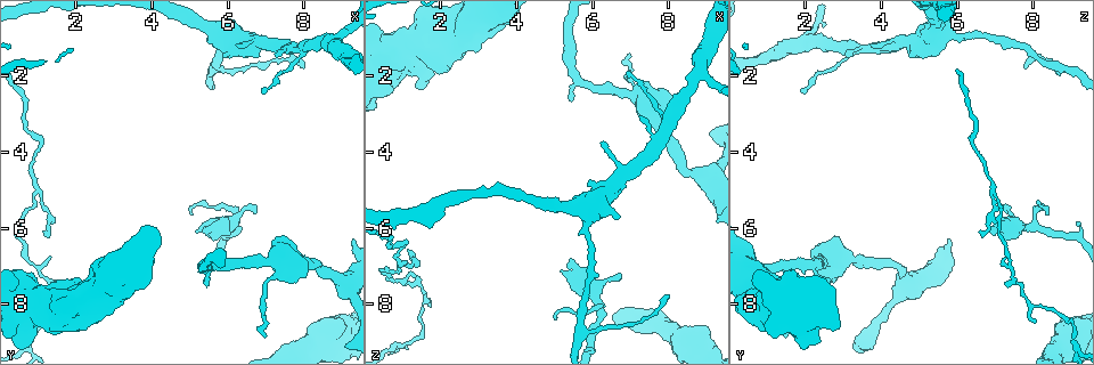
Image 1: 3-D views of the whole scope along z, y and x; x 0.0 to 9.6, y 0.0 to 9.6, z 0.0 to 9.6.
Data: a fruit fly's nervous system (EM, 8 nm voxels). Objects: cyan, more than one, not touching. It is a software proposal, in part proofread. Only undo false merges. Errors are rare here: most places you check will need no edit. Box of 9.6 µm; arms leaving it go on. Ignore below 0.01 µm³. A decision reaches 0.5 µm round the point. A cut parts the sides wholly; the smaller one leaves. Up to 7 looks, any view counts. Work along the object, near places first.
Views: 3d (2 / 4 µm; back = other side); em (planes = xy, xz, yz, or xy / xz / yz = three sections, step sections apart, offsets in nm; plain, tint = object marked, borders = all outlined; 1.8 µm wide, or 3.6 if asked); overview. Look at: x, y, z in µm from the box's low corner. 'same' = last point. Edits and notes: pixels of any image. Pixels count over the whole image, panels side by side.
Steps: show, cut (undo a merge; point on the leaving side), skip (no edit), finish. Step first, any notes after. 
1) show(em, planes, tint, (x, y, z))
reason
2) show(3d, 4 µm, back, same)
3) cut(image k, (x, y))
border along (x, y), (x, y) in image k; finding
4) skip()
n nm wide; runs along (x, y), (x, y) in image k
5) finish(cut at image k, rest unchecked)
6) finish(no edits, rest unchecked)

show(3d, 4 µm, (7.25, 6.95, 2.60))
branch point

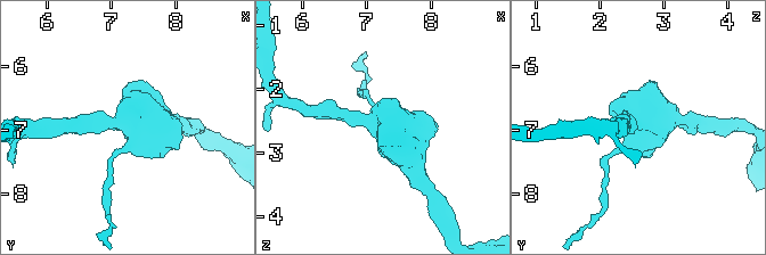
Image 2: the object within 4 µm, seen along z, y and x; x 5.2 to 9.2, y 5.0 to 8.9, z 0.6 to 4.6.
show(em, 3.6 µm, yz, step 8, tint, (7.20, 6.90, 2.55))
3 arms

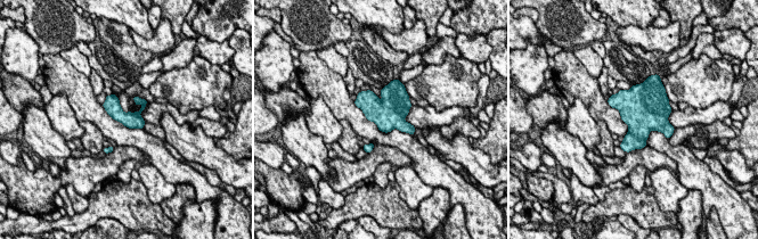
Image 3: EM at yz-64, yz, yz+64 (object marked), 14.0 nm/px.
show(em, 3.6 µm, planes, tint, same)
another direction

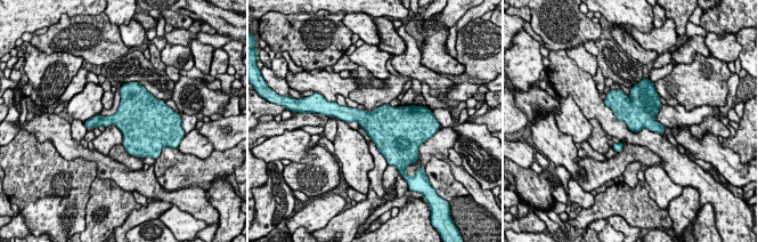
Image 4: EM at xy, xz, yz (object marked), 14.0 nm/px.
skip()
440 nm wide; one cell here

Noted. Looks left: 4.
show(em, planes, tint, (5.90, 5.85, 7.55))
sudden change in width

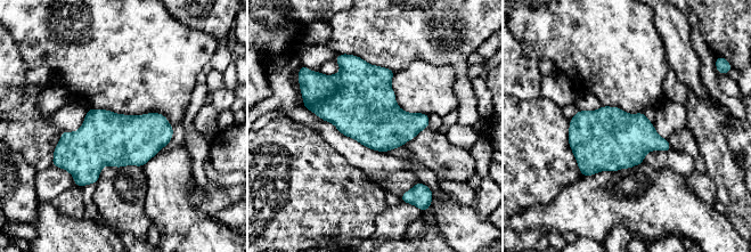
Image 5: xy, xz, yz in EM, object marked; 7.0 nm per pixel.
skip()
all the same cell

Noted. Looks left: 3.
show(3d, 2 µm, (1.10, 5.30, 6.95))
arms part here

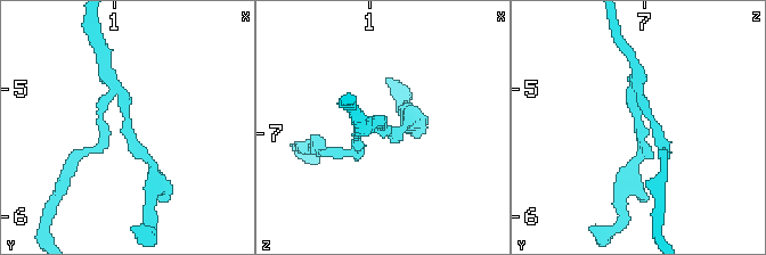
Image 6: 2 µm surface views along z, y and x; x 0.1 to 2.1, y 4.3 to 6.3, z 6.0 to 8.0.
show(em, planes, tint, (1.14, 5.32, 6.98))

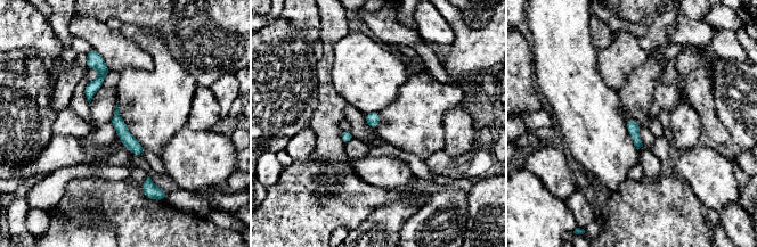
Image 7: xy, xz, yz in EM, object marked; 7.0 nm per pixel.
skip()
runs along (116, 115), (122, 132), (139, 153) in image 7; continuous, no second cell

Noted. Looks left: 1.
finish(no edits, rest unchecked)

